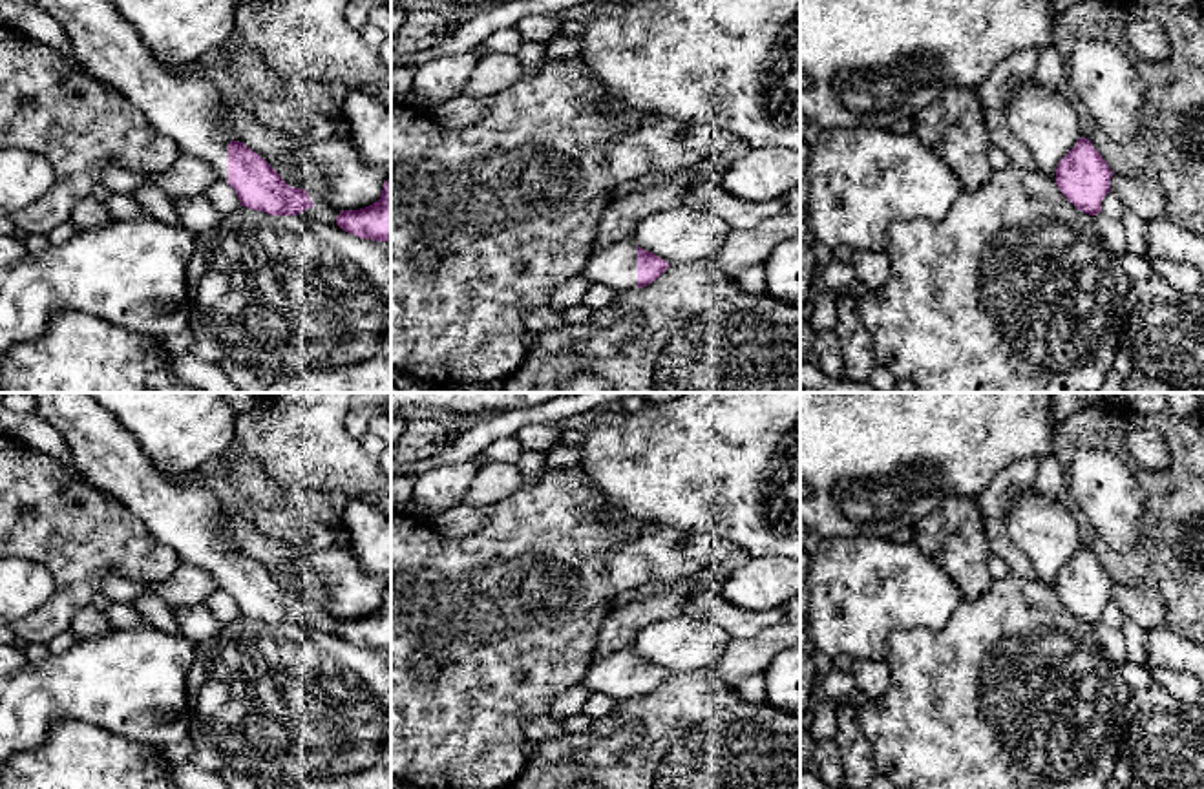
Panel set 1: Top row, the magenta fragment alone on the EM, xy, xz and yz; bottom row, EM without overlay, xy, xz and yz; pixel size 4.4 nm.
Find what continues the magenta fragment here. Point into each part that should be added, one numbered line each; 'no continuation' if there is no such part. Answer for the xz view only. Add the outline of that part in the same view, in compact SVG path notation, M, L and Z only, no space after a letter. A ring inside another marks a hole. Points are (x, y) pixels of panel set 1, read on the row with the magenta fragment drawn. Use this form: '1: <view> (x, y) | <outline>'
1: xz (616, 265) | M630 239L592 252L581 274L619 294L638 289L638 245Z

